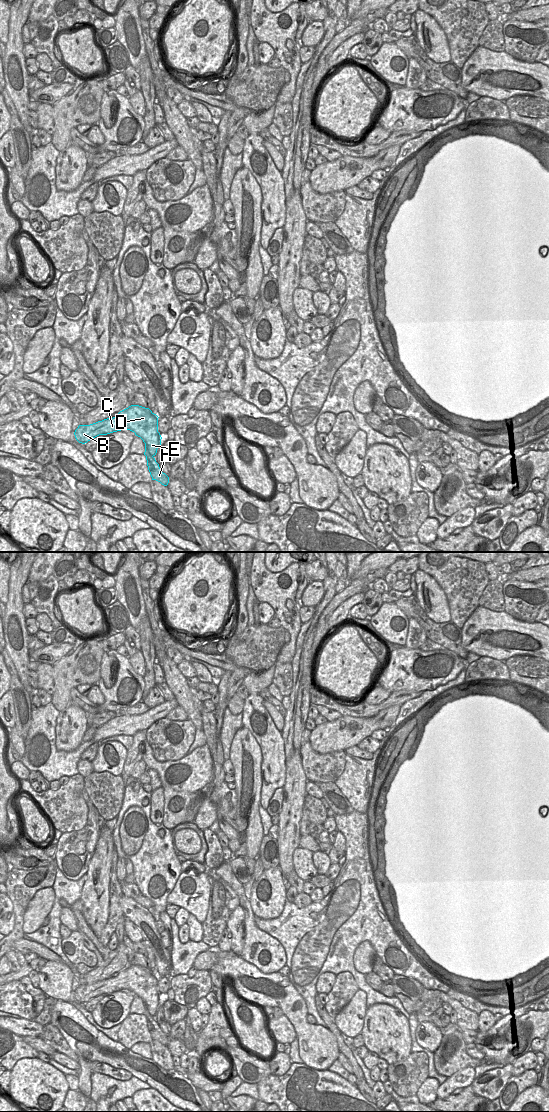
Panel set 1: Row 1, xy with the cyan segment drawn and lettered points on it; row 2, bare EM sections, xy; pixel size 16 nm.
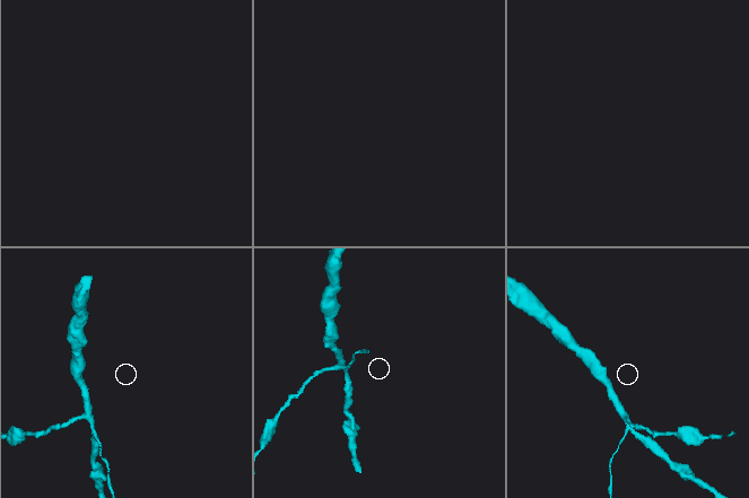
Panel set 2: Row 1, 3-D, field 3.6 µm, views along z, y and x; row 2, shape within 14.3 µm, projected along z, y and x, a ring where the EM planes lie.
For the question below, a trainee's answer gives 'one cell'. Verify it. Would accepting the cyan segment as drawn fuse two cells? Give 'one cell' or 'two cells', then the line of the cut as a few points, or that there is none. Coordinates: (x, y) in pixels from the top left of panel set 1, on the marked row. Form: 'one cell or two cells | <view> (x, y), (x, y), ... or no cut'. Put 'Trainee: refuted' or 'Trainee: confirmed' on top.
Trainee: refuted
two cells | xy (145, 444), (152, 456)

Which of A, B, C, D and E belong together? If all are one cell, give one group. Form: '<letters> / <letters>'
A / B C D E

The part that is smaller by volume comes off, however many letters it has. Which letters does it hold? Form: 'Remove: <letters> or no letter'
Remove: A

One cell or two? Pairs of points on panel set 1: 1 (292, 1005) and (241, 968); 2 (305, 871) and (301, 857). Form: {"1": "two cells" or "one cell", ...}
{"1": "one cell", "2": "one cell"}

